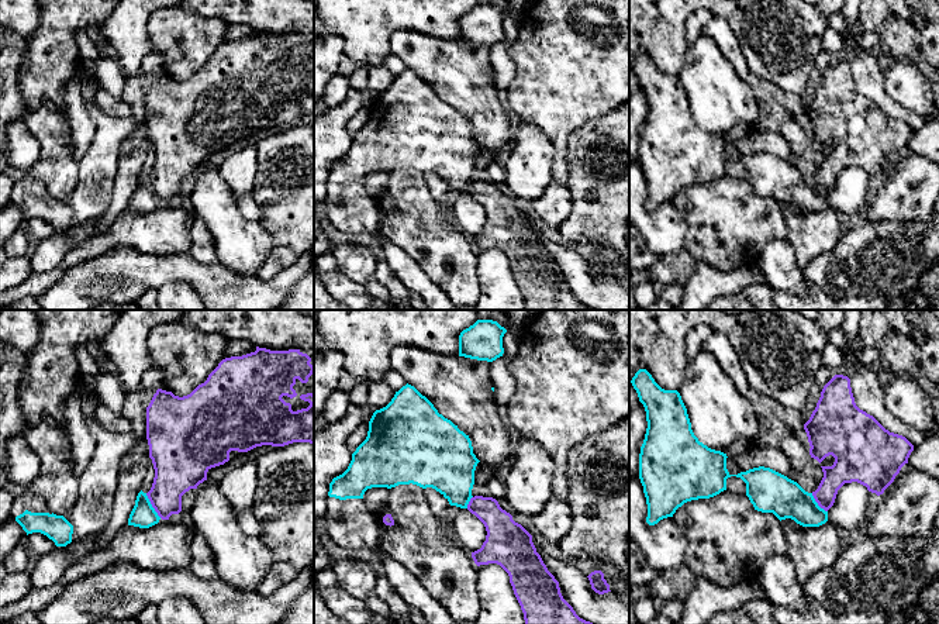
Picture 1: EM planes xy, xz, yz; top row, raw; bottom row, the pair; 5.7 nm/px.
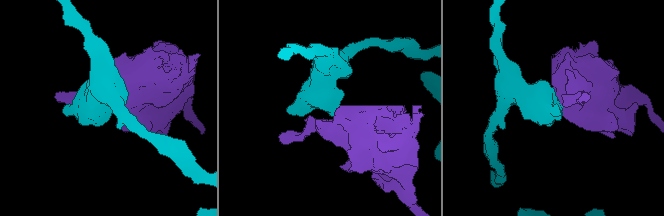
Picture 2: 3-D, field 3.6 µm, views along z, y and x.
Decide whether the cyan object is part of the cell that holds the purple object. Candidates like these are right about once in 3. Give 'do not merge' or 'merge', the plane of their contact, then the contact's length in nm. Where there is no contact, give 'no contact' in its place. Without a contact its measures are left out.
do not merge | xy | 170 nm

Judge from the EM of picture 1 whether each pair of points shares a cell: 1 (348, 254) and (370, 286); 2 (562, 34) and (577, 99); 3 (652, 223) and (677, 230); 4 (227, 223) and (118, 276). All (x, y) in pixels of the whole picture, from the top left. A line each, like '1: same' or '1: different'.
1: same
2: same
3: same
4: different

